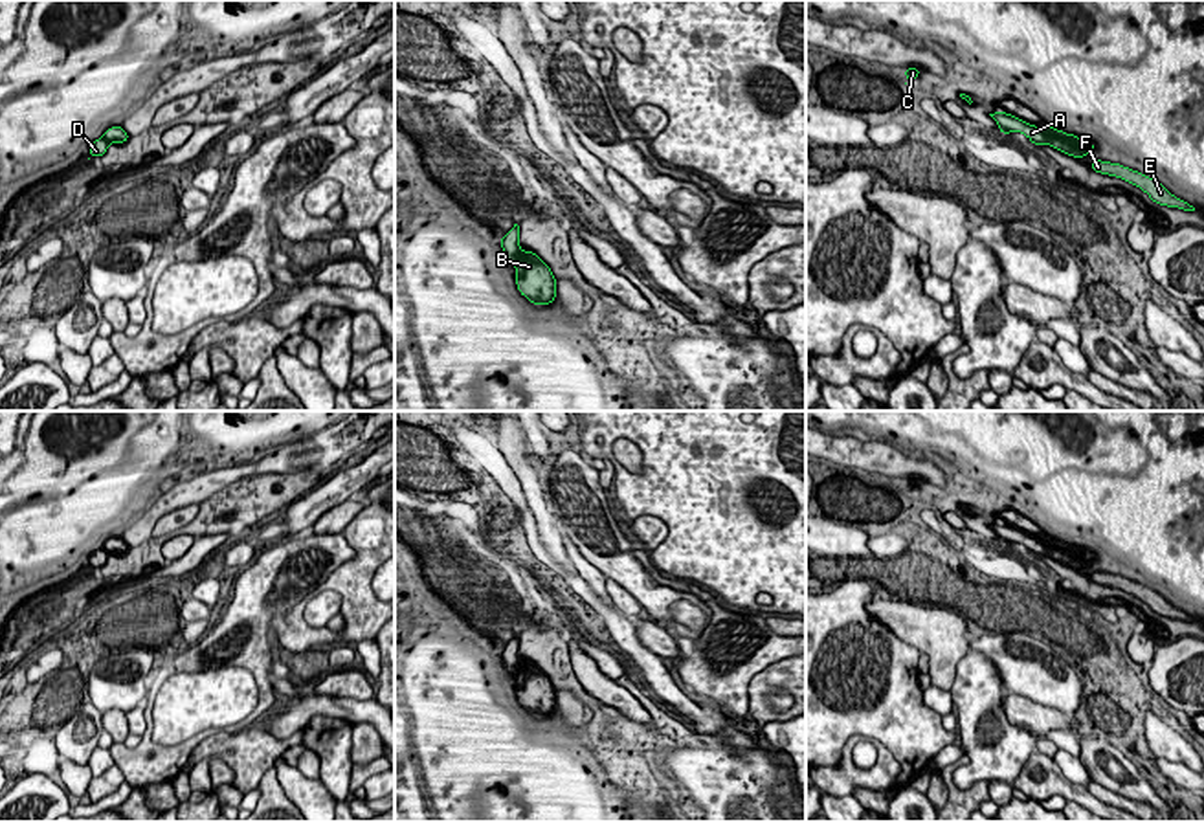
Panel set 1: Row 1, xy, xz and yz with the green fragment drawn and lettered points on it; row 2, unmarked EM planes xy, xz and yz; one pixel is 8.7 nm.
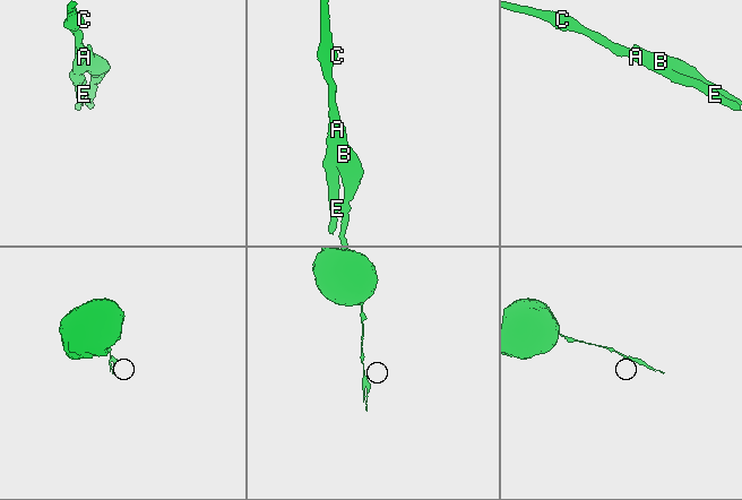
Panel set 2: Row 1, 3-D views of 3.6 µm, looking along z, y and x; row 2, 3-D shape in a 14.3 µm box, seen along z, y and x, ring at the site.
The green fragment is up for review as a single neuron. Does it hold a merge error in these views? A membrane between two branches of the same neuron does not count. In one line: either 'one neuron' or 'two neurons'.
two neurons

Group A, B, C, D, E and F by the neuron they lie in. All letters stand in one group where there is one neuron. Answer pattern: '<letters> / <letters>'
A C D E F / B

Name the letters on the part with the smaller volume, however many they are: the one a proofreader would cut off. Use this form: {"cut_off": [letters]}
{"cut_off": ["B"]}

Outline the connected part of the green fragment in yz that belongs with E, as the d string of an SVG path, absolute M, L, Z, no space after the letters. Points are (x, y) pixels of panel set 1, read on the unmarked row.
M1101 571L1092 572L1090 580L1096 583L1116 587L1116 589L1121 589L1129 594L1134 594L1143 604L1147 604L1153 613L1156 613L1160 616L1178 618L1184 622L1195 622L1195 618L1191 615L1171 605L1165 600L1165 596L1162 596L1160 593L1154 593L1153 589L1149 589L1138 582L1132 582L1132 580L1123 578L1120 574L1110 574L1110 572L1101 572Z

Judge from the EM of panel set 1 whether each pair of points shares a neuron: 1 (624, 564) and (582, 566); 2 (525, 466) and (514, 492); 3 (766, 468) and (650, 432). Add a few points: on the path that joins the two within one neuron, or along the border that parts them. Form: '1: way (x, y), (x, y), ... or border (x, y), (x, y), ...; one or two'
1: border (564, 534), (606, 577); two
2: border (496, 446), (516, 476), (535, 522); two
3: way (736, 468), (705, 468), (680, 443); one

